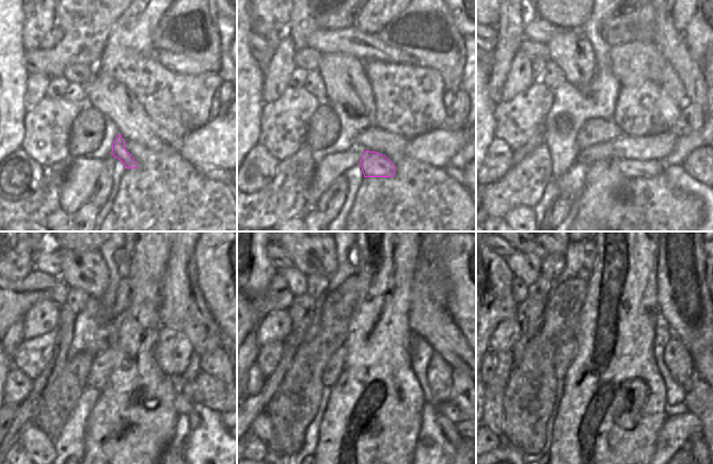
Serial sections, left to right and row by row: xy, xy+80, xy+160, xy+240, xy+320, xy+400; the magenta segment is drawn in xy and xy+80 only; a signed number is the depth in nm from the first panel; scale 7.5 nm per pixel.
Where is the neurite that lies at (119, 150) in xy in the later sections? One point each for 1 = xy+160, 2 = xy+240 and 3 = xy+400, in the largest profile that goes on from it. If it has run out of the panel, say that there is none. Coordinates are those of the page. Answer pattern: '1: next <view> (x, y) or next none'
1: next xy+160 (632, 169)
2: next xy+240 (187, 420)
3: next xy+400 (693, 443)

